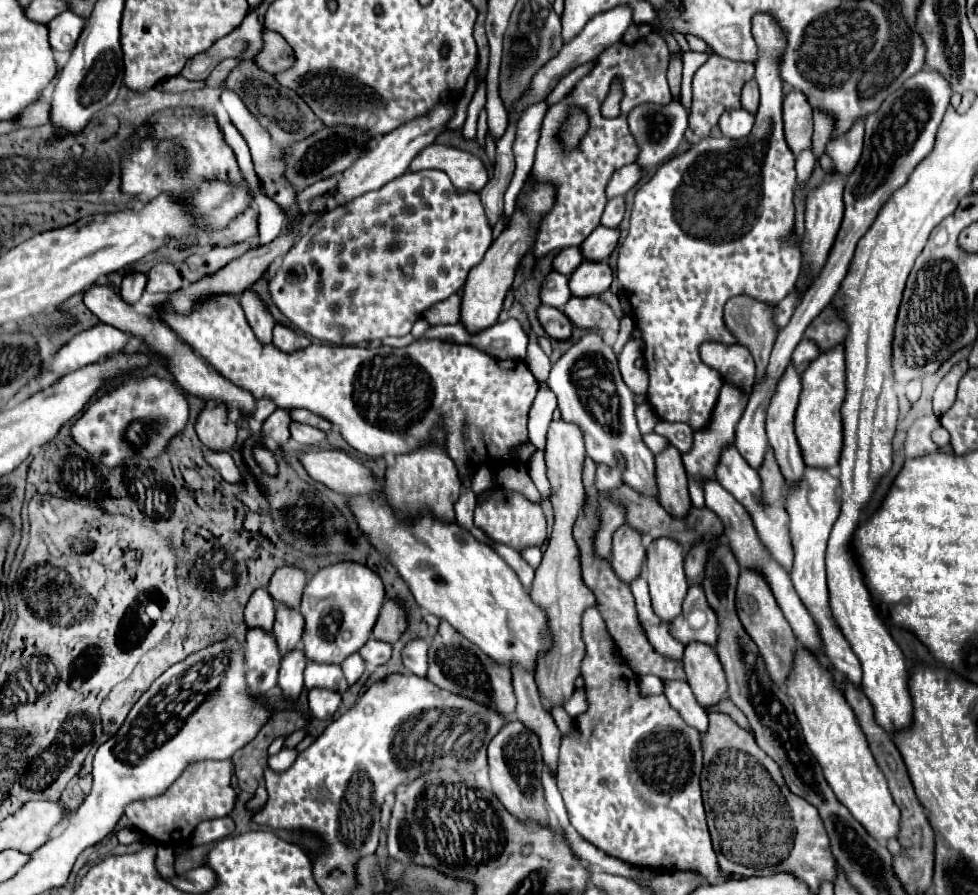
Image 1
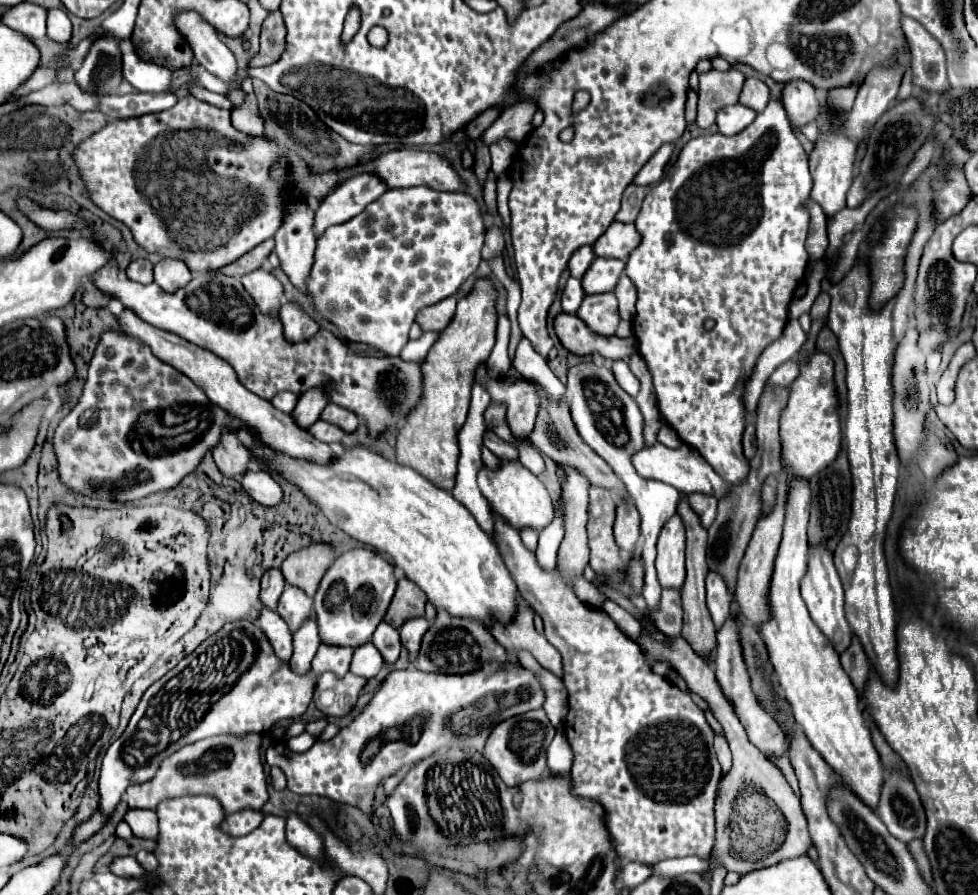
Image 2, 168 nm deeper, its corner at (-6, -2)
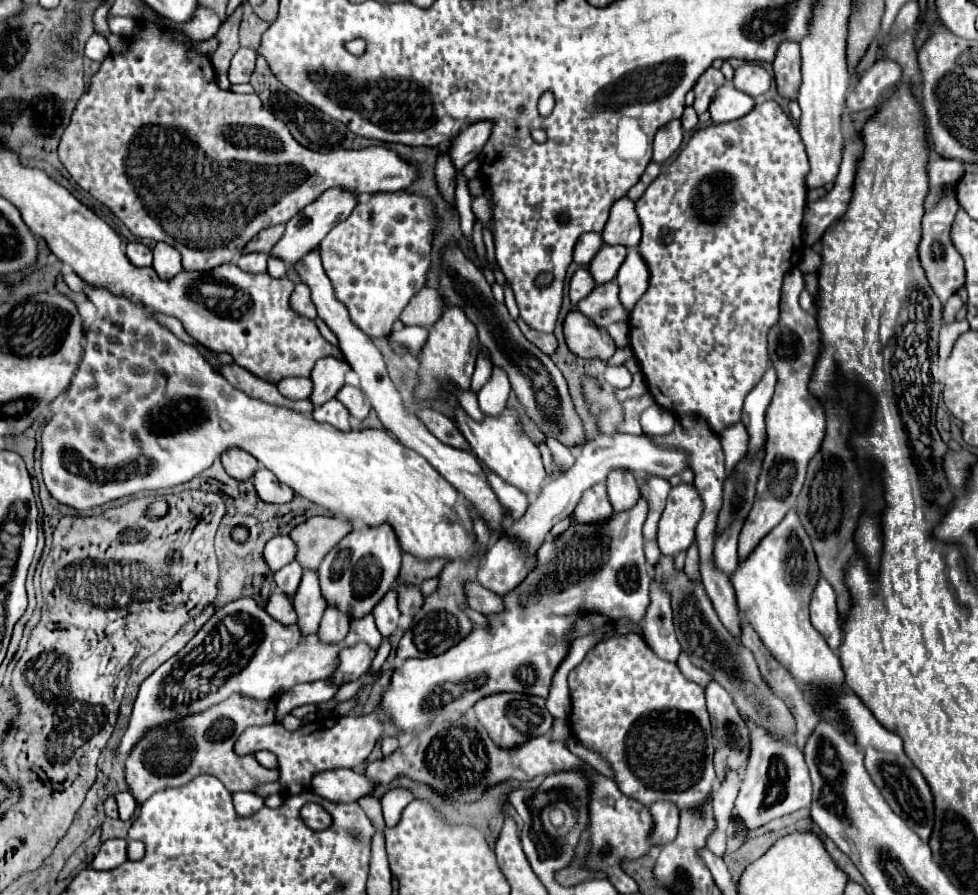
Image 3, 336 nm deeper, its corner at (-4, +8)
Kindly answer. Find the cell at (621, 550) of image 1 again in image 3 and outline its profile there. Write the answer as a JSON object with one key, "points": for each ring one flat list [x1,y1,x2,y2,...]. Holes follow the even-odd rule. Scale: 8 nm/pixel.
{"points":[[612,469,606,481,608,497,614,511,626,511,634,507,640,497,640,489,636,483,636,475,626,469]]}

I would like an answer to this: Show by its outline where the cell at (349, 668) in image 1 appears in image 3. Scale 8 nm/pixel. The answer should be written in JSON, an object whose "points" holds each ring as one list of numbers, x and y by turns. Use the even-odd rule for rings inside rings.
{"points":[[372,613,370,615,364,615,360,619,350,619,350,631,344,639,346,645,354,645,354,643,370,643,374,647,374,651,378,649,380,641,382,641,382,635,380,631,376,629,376,623,374,623,374,617]]}

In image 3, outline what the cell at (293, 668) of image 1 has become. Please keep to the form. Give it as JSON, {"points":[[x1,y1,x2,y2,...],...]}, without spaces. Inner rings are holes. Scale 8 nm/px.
{"points":[[304,569,300,587,294,595,294,607,298,611,298,625,302,627,304,635,318,631,318,623,322,619,326,605,328,603,320,591,318,573,312,569]]}

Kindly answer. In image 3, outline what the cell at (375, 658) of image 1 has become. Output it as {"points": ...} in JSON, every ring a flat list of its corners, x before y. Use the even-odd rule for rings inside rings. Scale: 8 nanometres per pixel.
{"points":[[390,589,380,601,378,605,374,607,372,615,376,619,376,627,378,631,382,633,382,637,390,637,392,631,396,629,398,625,398,619,400,619,400,609,398,609,398,595,394,589]]}

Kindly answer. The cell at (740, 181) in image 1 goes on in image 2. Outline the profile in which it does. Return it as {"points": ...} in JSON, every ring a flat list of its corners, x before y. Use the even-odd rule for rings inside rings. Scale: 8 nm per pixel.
{"points":[[772,99,766,105,766,109,756,115,752,125,748,125,748,129,740,131,738,135,726,137,722,133,710,133,710,135,700,135,696,139,690,139,682,147,678,159,668,167,662,181,650,187,650,193,644,197,642,209,636,219,636,229,642,241,630,253,624,273,634,283,634,289,638,295,638,301,636,301,638,313,634,317,634,335,638,339,638,353,644,357,650,369,656,399,658,399,658,409,664,421,678,433,678,437,684,443,692,445,712,465,712,469,730,485,742,485,750,473,750,463,742,451,742,431,744,431,744,421,746,421,746,413,742,405,744,381,750,377,760,353,772,341,780,337,788,321,788,305,794,297,798,283,802,283,804,271,808,265,808,253,804,249,804,241,806,241,810,217,806,209,802,209,802,203,810,197,810,189,812,189,812,177,808,171,808,155,804,153,800,141,796,139,792,131,792,125,786,117,786,109,782,107,780,101]]}

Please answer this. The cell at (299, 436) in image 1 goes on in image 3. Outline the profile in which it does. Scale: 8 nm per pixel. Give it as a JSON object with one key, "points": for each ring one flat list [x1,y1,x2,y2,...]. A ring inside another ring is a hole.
{"points":[[330,399,324,405,314,409,314,419,318,419,320,423,330,423,342,431,352,429,350,427,350,411,338,401,338,399]]}

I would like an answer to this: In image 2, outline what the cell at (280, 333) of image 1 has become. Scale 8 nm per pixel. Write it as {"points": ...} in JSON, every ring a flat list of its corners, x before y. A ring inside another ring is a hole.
{"points":[[284,303,280,309,280,323,284,327,284,337,286,341,292,343,300,343,306,341,310,337,314,337,318,333,318,323,308,317,298,305,294,303]]}

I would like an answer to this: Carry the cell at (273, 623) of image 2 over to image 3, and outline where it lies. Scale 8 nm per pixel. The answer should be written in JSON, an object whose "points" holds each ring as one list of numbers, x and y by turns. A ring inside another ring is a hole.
{"points":[[276,591,272,593,272,597,268,599,268,605,266,605,266,611,270,615,274,615,274,619,278,619,280,623,296,623,296,611,294,611,294,605,292,605,292,599,288,595,284,595,282,591]]}

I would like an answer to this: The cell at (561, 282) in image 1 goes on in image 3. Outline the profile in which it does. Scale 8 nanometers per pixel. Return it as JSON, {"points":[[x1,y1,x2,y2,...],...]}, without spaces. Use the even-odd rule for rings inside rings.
{"points":[[578,269,570,281,570,301,576,305,580,299,584,299,592,289,596,287,592,275,588,269]]}

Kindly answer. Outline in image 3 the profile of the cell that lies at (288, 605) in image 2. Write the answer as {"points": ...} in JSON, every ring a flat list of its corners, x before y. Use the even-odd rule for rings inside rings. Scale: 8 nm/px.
{"points":[[292,561,292,563,288,563,286,567,282,567,282,571,278,571,278,573,274,573,274,581,276,581,276,585,286,593,286,595,294,595,294,591,298,589,298,583,300,583,300,579,302,579,302,565,298,563,298,561]]}

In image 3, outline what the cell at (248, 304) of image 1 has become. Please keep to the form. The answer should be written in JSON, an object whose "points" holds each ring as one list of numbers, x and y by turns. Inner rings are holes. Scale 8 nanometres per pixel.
{"points":[[246,253,246,255,240,255,238,267,242,271,250,271,250,273,264,273,266,261,268,261,266,253]]}

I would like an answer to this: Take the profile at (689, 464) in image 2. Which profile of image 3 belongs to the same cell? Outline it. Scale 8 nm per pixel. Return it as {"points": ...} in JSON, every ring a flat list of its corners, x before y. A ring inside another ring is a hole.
{"points":[[600,433,598,437,594,437,592,441,588,441,580,449,576,463,566,473,562,473,560,477,556,477,554,481,550,481,542,487,538,497,534,501,530,501,526,515,522,515,510,527,506,527,504,535,498,537,498,541,486,551,484,563,478,569,476,581,482,587,486,587,498,595,504,595,506,591,514,589,514,585,518,585,526,577,526,573,528,573,526,561,536,553,536,549,542,545,542,541,546,539,550,529,560,519,564,519,566,515,570,515,574,511,576,503,580,501,580,497,586,489,590,489,596,483,604,483,608,473,614,467,630,469,634,473,650,473,650,475,672,477,672,475,684,471,688,467,688,463,686,463,684,451,670,449,670,447,658,447,652,443,652,439,648,435,636,437,636,435,624,435,624,433,614,433,614,435,606,435,606,433,602,435]]}

